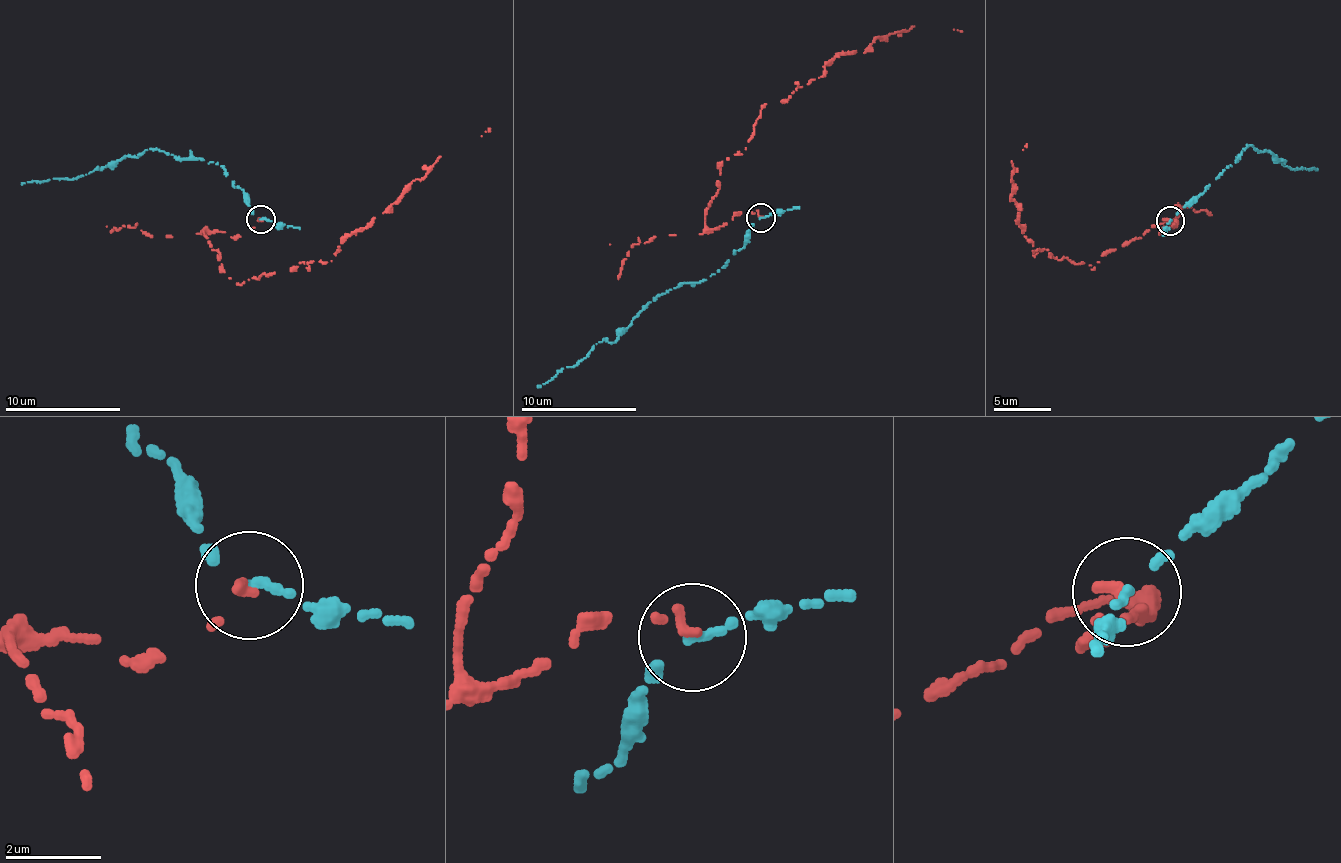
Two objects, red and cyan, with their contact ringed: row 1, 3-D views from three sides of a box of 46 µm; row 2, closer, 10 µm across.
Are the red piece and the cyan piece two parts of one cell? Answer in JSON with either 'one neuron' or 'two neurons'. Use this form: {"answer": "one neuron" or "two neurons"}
{"answer": "two neurons"}

